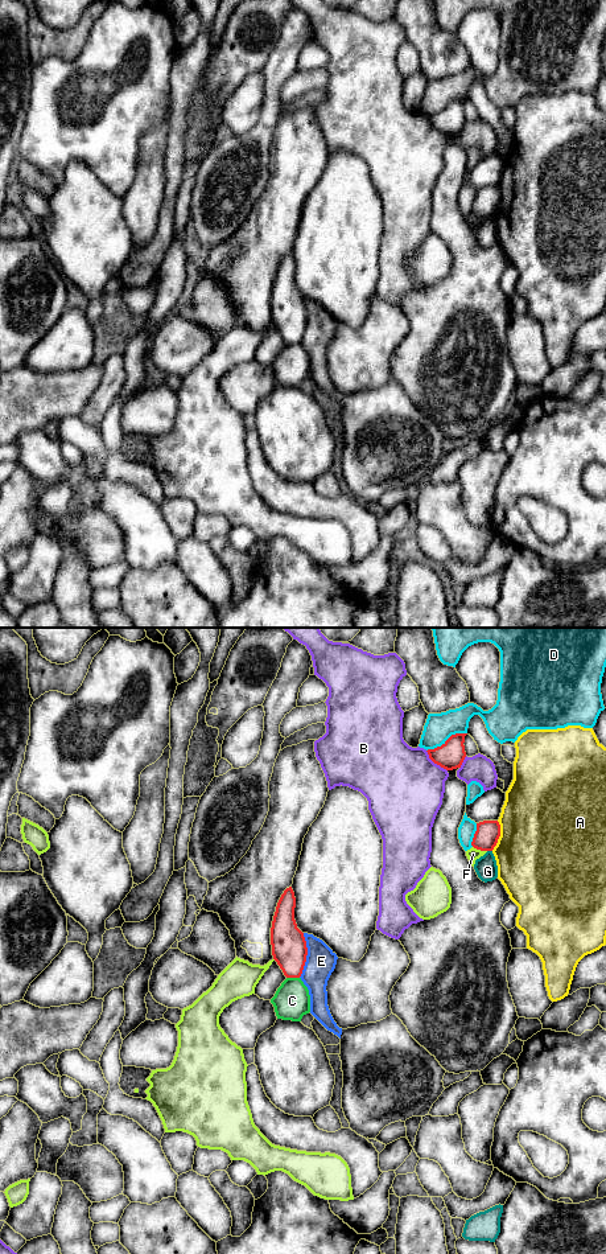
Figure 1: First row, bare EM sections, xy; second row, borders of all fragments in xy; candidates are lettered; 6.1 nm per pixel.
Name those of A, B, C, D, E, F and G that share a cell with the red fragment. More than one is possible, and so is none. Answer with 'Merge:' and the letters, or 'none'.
Merge: none

